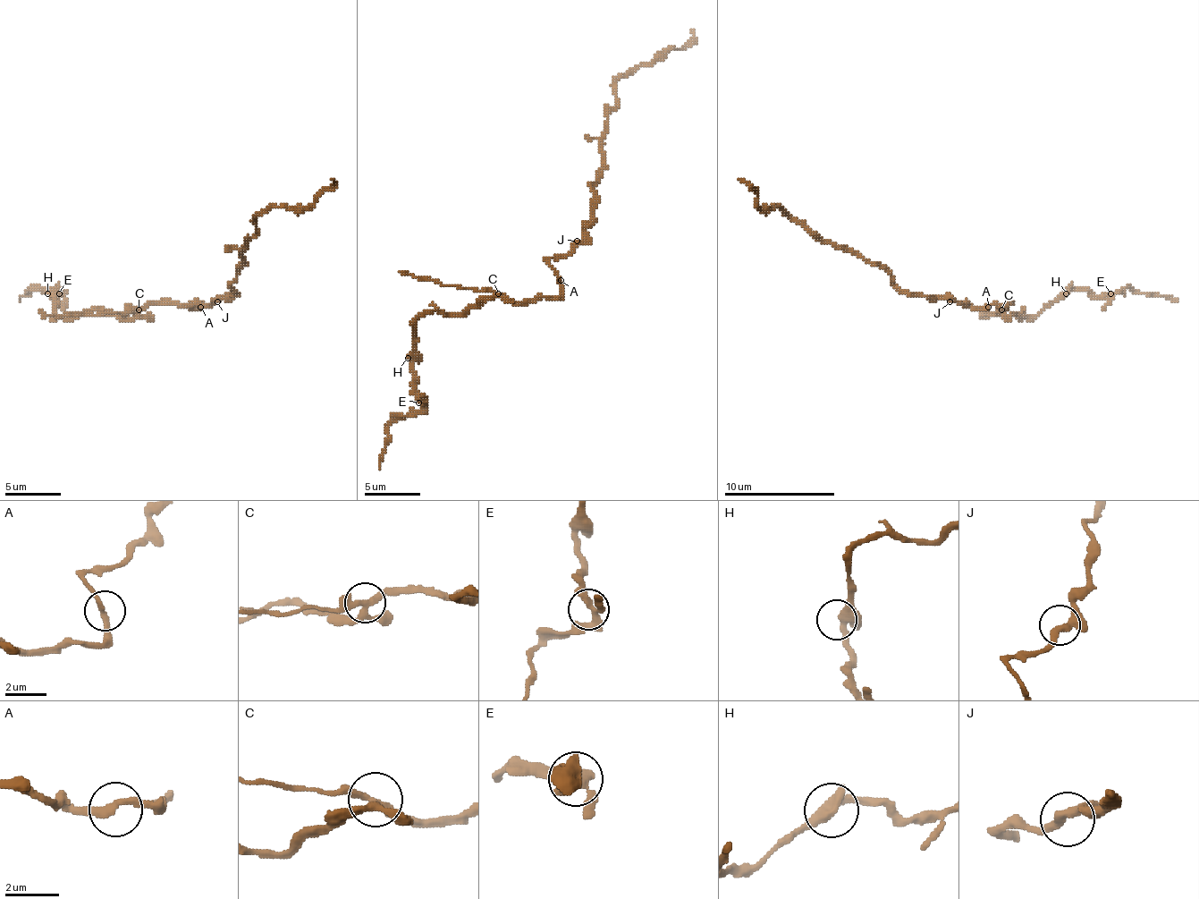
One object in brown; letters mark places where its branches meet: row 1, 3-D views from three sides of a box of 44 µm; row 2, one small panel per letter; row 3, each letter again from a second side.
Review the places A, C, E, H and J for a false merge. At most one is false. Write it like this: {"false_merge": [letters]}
{"false_merge": ["C"]}

